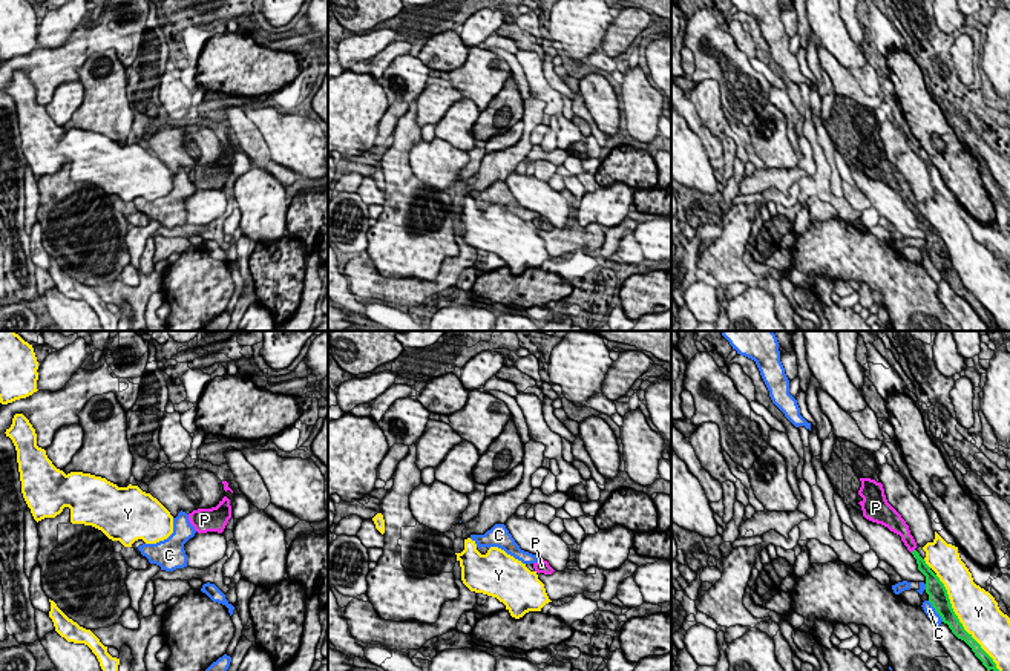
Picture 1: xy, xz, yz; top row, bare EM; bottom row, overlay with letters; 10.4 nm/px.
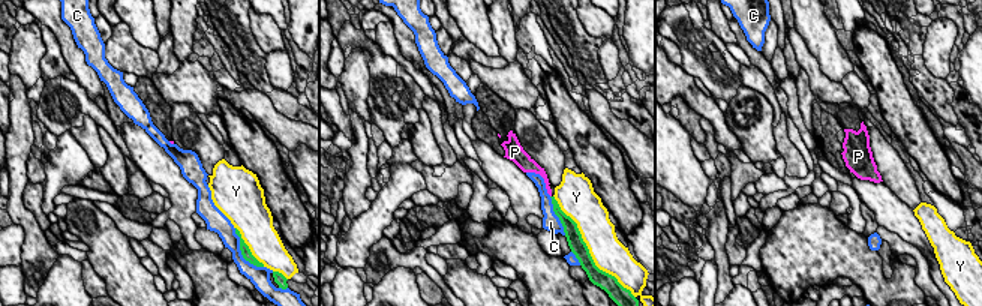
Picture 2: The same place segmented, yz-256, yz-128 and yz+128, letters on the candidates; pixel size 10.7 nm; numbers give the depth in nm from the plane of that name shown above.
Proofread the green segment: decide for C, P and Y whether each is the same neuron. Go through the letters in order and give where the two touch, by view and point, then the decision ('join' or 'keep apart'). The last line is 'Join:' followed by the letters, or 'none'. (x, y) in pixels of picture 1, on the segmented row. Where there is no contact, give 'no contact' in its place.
C: meets green in yz at (935, 610); keep apart
P: no contact; join
Y: meets green in yz at (960, 622); keep apart
Join: P

